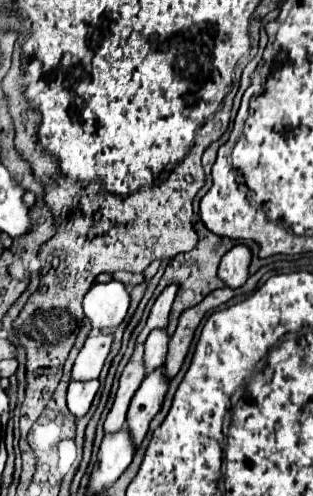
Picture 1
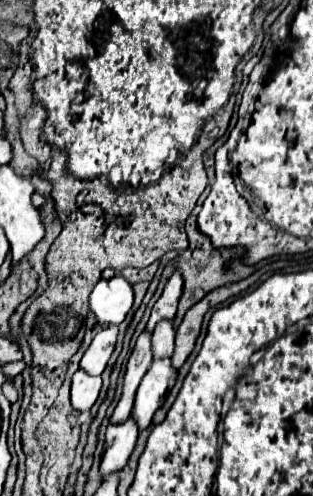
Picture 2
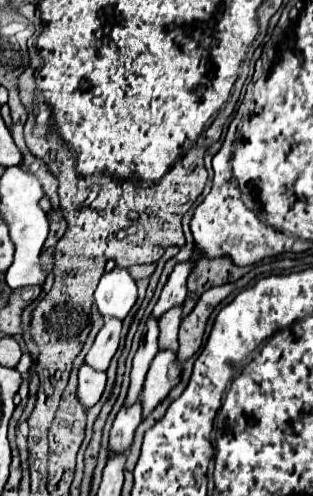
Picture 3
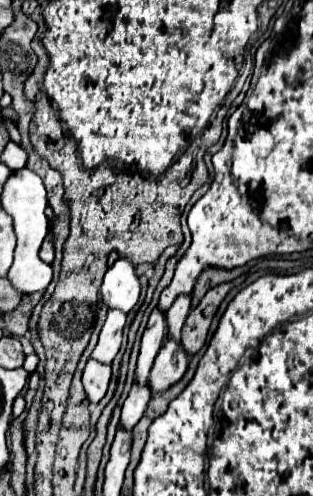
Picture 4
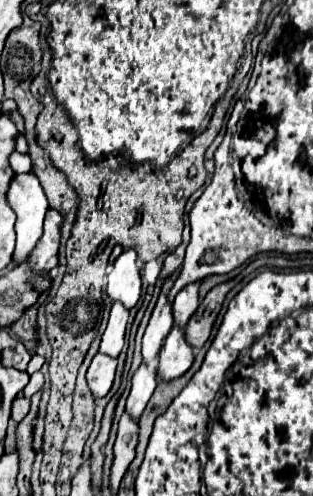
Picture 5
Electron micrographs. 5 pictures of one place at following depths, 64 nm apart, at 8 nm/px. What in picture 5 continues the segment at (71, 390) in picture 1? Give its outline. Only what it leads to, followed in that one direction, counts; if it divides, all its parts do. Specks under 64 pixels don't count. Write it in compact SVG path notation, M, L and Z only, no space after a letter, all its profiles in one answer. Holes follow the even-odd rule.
M96 354L92 358L92 364L86 372L86 382L90 386L92 396L104 398L108 394L114 382L114 372L116 372L116 360L102 354Z

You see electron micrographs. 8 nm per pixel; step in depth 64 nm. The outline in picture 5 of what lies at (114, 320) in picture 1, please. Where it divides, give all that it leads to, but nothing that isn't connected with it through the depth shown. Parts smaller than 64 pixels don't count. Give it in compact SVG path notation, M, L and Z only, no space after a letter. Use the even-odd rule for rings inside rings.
M122 252L106 276L106 294L112 302L122 302L124 308L134 308L140 298L140 266L136 252Z

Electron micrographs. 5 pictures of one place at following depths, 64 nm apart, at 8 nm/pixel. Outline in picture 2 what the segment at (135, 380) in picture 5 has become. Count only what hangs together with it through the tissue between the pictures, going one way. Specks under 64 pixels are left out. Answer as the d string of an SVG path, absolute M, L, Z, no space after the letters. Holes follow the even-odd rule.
M128 418L118 426L108 426L102 462L100 462L102 478L110 476L112 472L120 472L128 464L136 446L136 436L138 436L138 428L132 418Z

